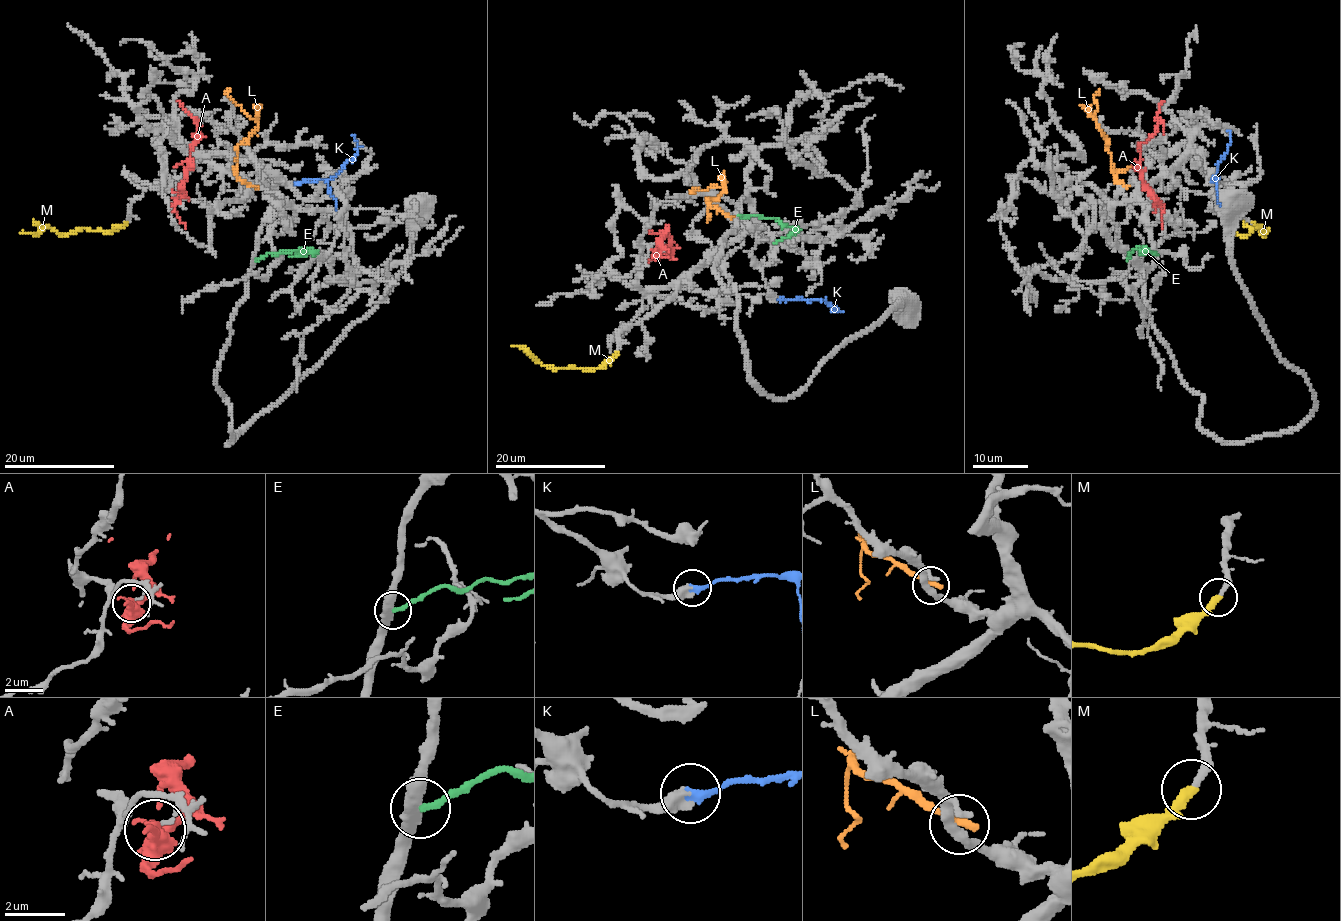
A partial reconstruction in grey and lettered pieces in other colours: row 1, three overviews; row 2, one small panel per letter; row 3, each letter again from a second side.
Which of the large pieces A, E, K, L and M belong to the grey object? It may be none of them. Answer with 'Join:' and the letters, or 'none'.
Join: K, M

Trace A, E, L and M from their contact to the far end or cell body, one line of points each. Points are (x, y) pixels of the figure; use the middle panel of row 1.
A: (656, 251), (660, 247), (661, 238), (667, 236), (671, 250), (648, 261)
E: (737, 215), (757, 214), (786, 223), (791, 231), (772, 243)
L: (729, 217), (707, 201), (716, 198), (725, 188), (693, 188), (694, 194)
M: (616, 353), (597, 367), (552, 368), (537, 363), (523, 347), (512, 346)

